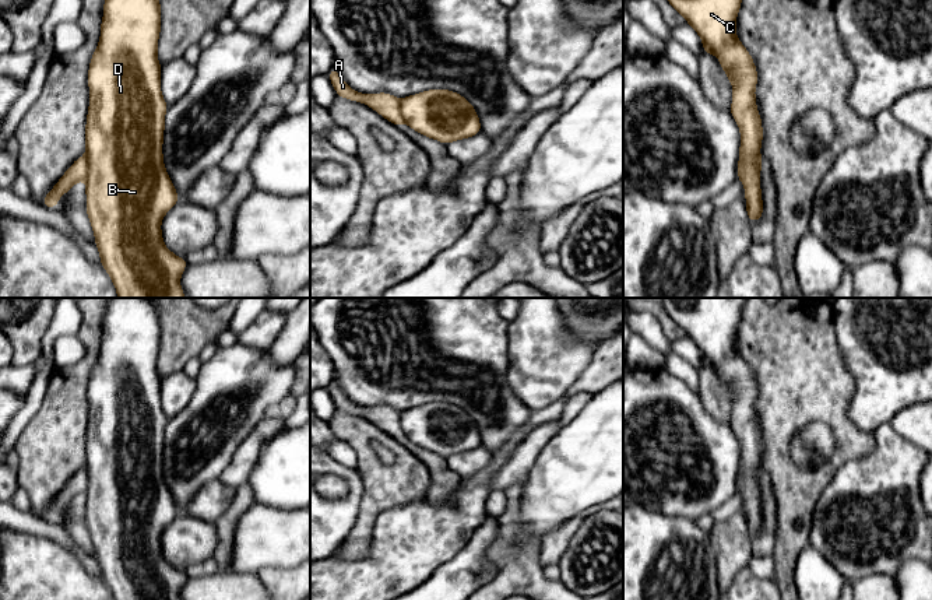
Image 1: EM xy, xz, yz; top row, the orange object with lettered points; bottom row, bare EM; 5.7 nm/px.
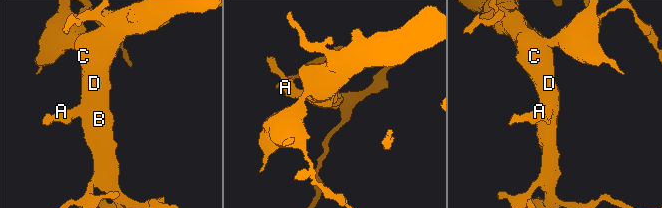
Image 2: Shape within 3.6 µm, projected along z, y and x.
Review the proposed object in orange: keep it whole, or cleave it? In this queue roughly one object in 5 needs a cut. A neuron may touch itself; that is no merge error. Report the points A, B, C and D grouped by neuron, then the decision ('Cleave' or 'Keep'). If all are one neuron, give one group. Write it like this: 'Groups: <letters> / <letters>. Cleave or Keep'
Groups: A / B C D. Cleave

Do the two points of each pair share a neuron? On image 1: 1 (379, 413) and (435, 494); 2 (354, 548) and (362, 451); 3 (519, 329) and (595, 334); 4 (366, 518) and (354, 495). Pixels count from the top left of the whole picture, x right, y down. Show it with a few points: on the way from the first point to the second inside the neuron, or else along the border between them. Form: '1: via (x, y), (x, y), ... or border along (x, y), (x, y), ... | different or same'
1: via (397, 434), (424, 455), (438, 469), (438, 473) | same
2: via (363, 525), (372, 505), (372, 474) | same
3: border along (561, 312), (565, 326), (594, 347) | different
4: border along (359, 473), (362, 500), (358, 519), (347, 537) | different

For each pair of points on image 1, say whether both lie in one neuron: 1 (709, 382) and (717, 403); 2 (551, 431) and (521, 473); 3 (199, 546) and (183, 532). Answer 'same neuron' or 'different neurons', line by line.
1: same neuron
2: same neuron
3: same neuron

